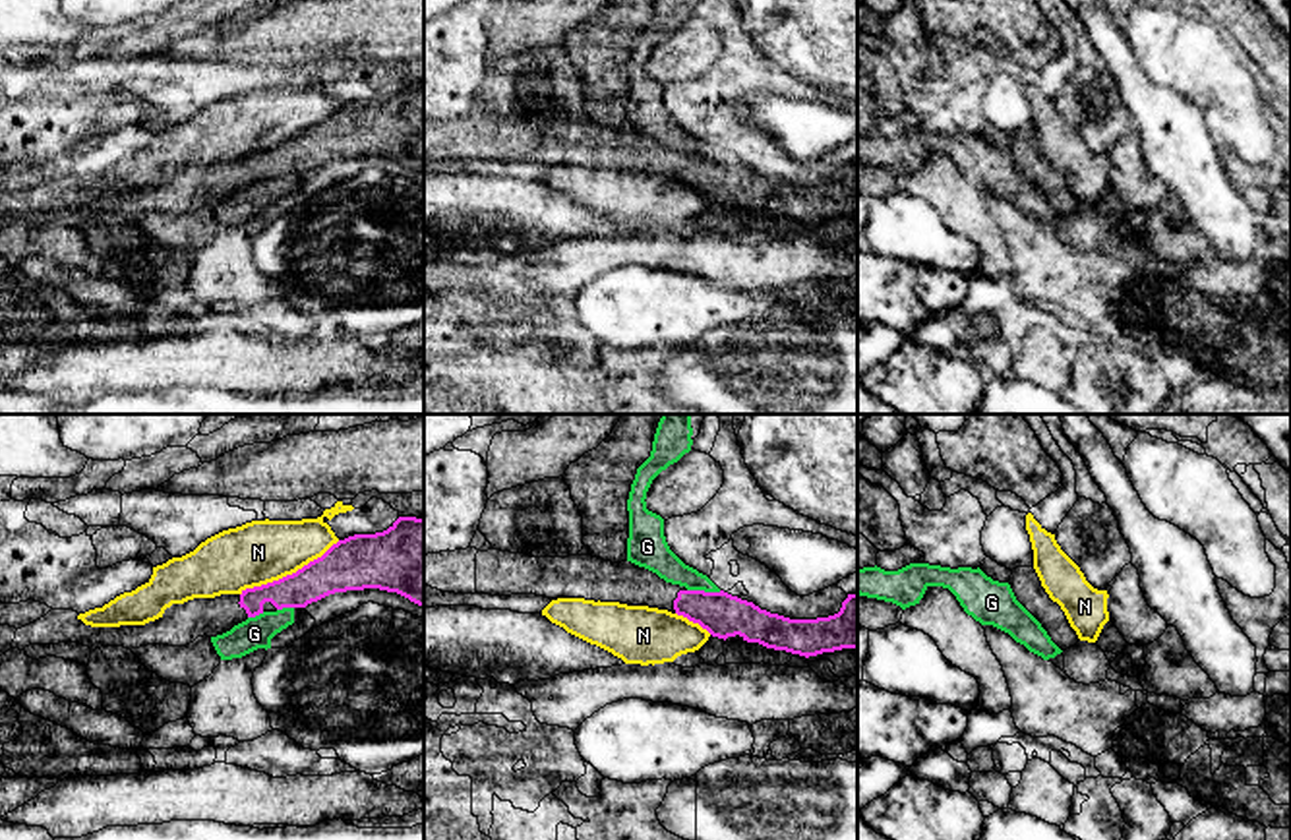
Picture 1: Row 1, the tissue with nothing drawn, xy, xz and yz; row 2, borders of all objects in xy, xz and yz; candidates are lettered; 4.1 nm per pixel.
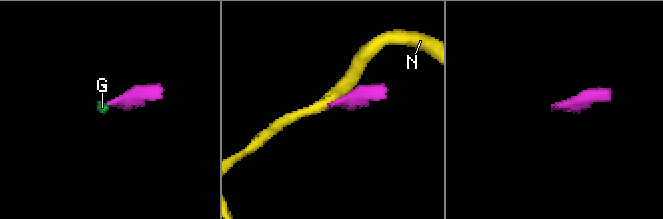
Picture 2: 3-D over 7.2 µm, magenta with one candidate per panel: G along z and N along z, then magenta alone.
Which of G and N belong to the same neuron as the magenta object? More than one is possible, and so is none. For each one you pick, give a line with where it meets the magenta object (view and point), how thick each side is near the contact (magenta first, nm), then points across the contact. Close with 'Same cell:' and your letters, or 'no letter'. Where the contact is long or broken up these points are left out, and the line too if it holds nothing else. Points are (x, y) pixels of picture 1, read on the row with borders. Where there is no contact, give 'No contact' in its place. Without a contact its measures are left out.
Same cell: no letter

